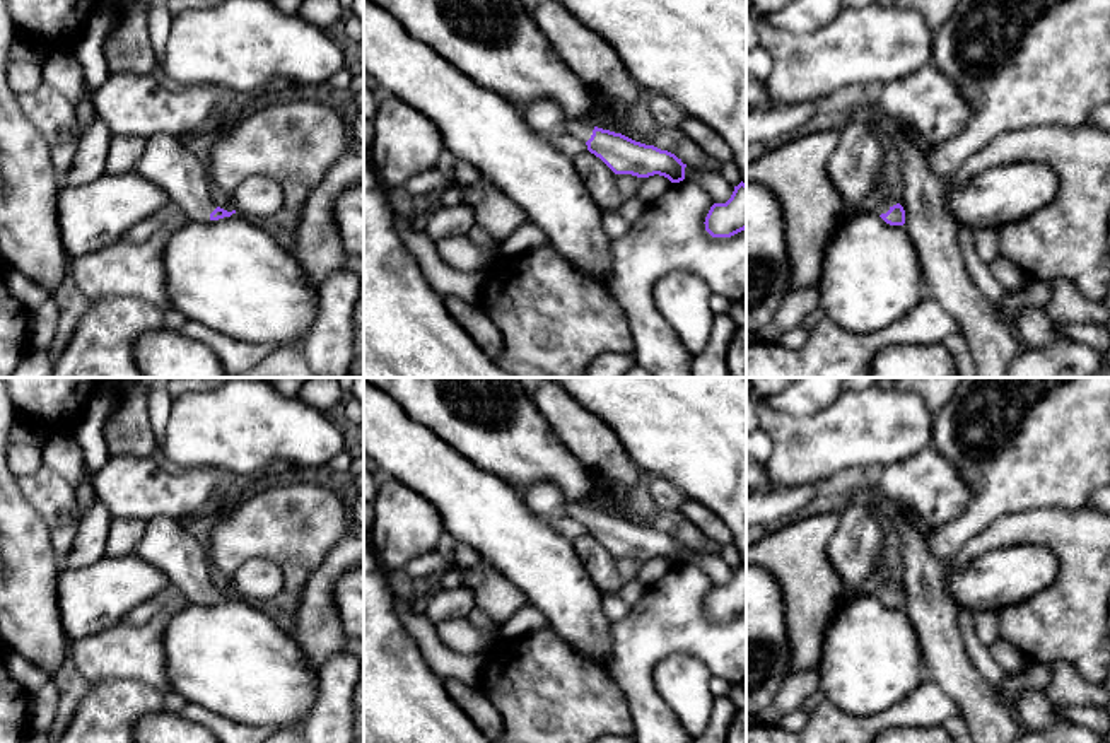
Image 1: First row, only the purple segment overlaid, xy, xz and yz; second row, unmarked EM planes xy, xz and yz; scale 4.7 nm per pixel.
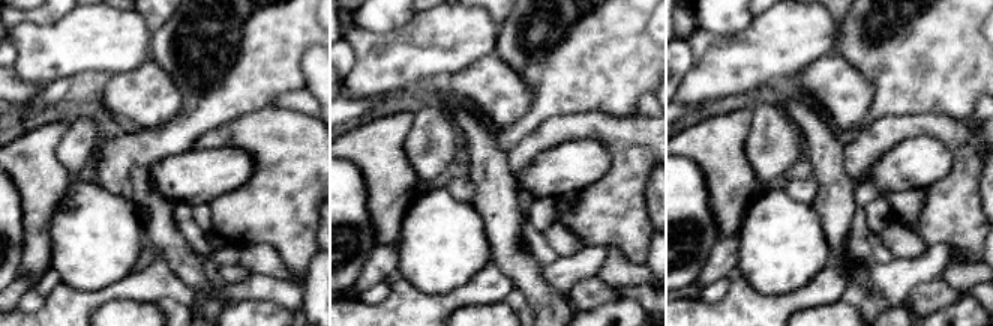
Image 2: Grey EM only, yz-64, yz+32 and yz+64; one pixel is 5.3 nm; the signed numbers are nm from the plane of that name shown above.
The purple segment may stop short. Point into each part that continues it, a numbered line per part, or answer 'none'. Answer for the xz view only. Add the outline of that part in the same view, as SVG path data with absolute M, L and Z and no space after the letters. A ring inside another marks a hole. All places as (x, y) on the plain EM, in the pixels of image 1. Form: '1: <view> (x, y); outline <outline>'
1: xz (581, 513); outline M567 504L567 506L564 506L564 512L572 519L575 519L582 524L587 524L593 518L594 509L591 509L584 504Z

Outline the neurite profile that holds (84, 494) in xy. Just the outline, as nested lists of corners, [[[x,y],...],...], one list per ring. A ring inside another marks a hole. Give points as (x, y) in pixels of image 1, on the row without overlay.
[[[84,468],[82,482],[75,487],[75,500],[80,514],[85,514],[96,500],[96,494],[92,490],[92,477],[94,475]]]

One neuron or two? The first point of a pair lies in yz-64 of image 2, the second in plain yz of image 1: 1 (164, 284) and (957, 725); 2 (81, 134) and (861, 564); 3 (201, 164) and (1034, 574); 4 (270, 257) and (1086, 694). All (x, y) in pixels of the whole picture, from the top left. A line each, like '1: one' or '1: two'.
1: two
2: one
3: one
4: one

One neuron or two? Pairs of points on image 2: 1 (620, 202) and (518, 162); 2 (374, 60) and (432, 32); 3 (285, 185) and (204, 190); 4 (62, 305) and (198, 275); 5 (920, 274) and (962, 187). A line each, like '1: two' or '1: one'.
1: one
2: one
3: two
4: two
5: two

